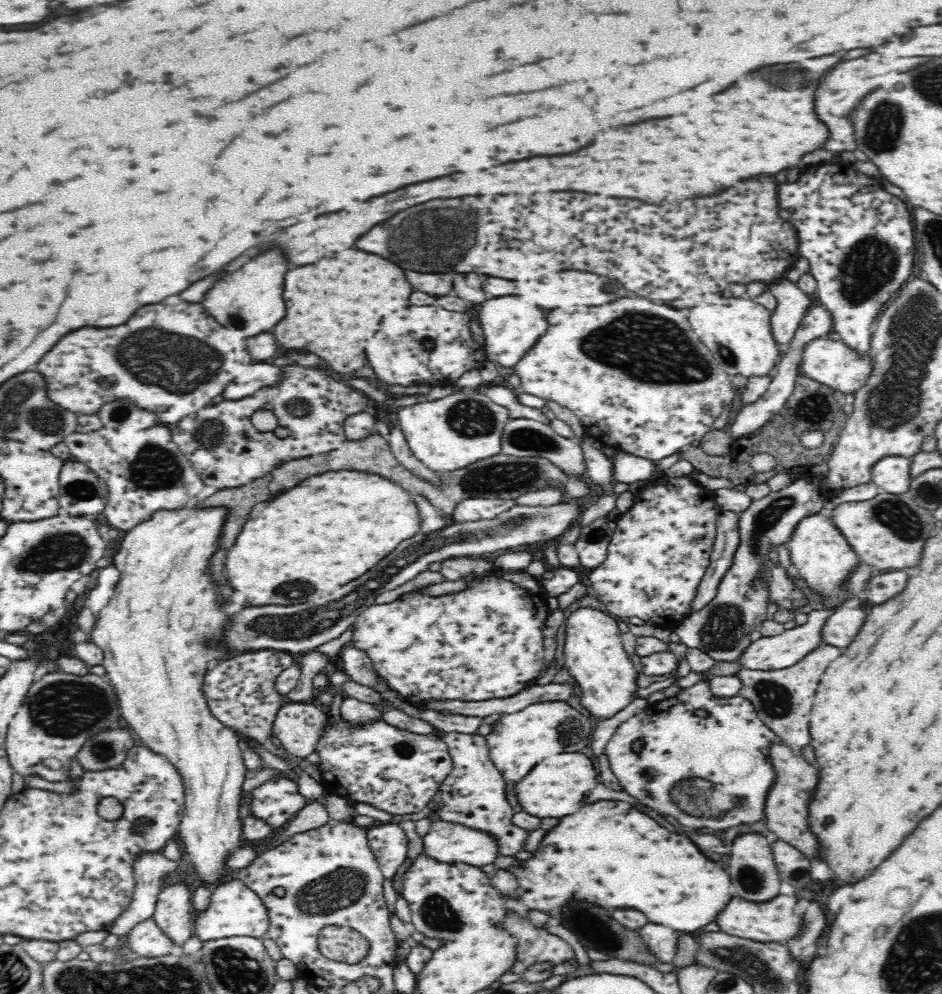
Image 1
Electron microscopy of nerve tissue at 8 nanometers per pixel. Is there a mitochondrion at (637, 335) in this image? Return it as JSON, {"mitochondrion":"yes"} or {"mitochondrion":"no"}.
{"mitochondrion":"yes"}

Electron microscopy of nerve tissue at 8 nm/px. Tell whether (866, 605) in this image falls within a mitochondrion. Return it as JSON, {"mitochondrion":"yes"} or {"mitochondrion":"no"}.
{"mitochondrion":"no"}

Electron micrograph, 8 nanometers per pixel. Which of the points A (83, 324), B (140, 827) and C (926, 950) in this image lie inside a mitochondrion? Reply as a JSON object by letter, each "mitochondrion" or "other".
{"A":"other","B":"mitochondrion","C":"mitochondrion"}

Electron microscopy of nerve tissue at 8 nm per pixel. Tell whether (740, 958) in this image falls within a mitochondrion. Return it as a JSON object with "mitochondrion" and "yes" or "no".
{"mitochondrion":"yes"}

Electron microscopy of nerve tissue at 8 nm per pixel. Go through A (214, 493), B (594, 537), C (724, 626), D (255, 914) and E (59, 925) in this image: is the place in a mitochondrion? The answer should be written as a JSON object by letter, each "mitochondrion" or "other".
{"A":"other","B":"mitochondrion","C":"mitochondrion","D":"other","E":"other"}

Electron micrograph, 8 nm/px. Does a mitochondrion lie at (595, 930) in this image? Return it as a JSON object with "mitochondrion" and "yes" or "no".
{"mitochondrion":"no"}

